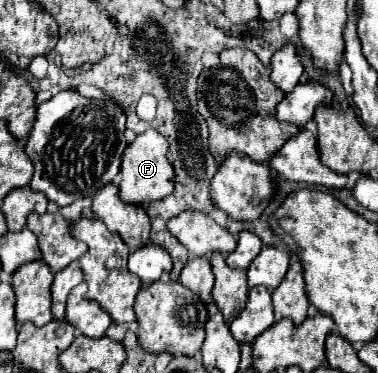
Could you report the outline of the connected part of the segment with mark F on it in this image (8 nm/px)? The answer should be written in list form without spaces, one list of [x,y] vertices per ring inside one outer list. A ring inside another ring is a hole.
[[[154,129],[140,133],[132,143],[128,143],[120,165],[120,175],[122,175],[120,197],[126,203],[140,205],[148,201],[158,201],[174,191],[174,169],[166,153],[168,153],[168,141]]]

